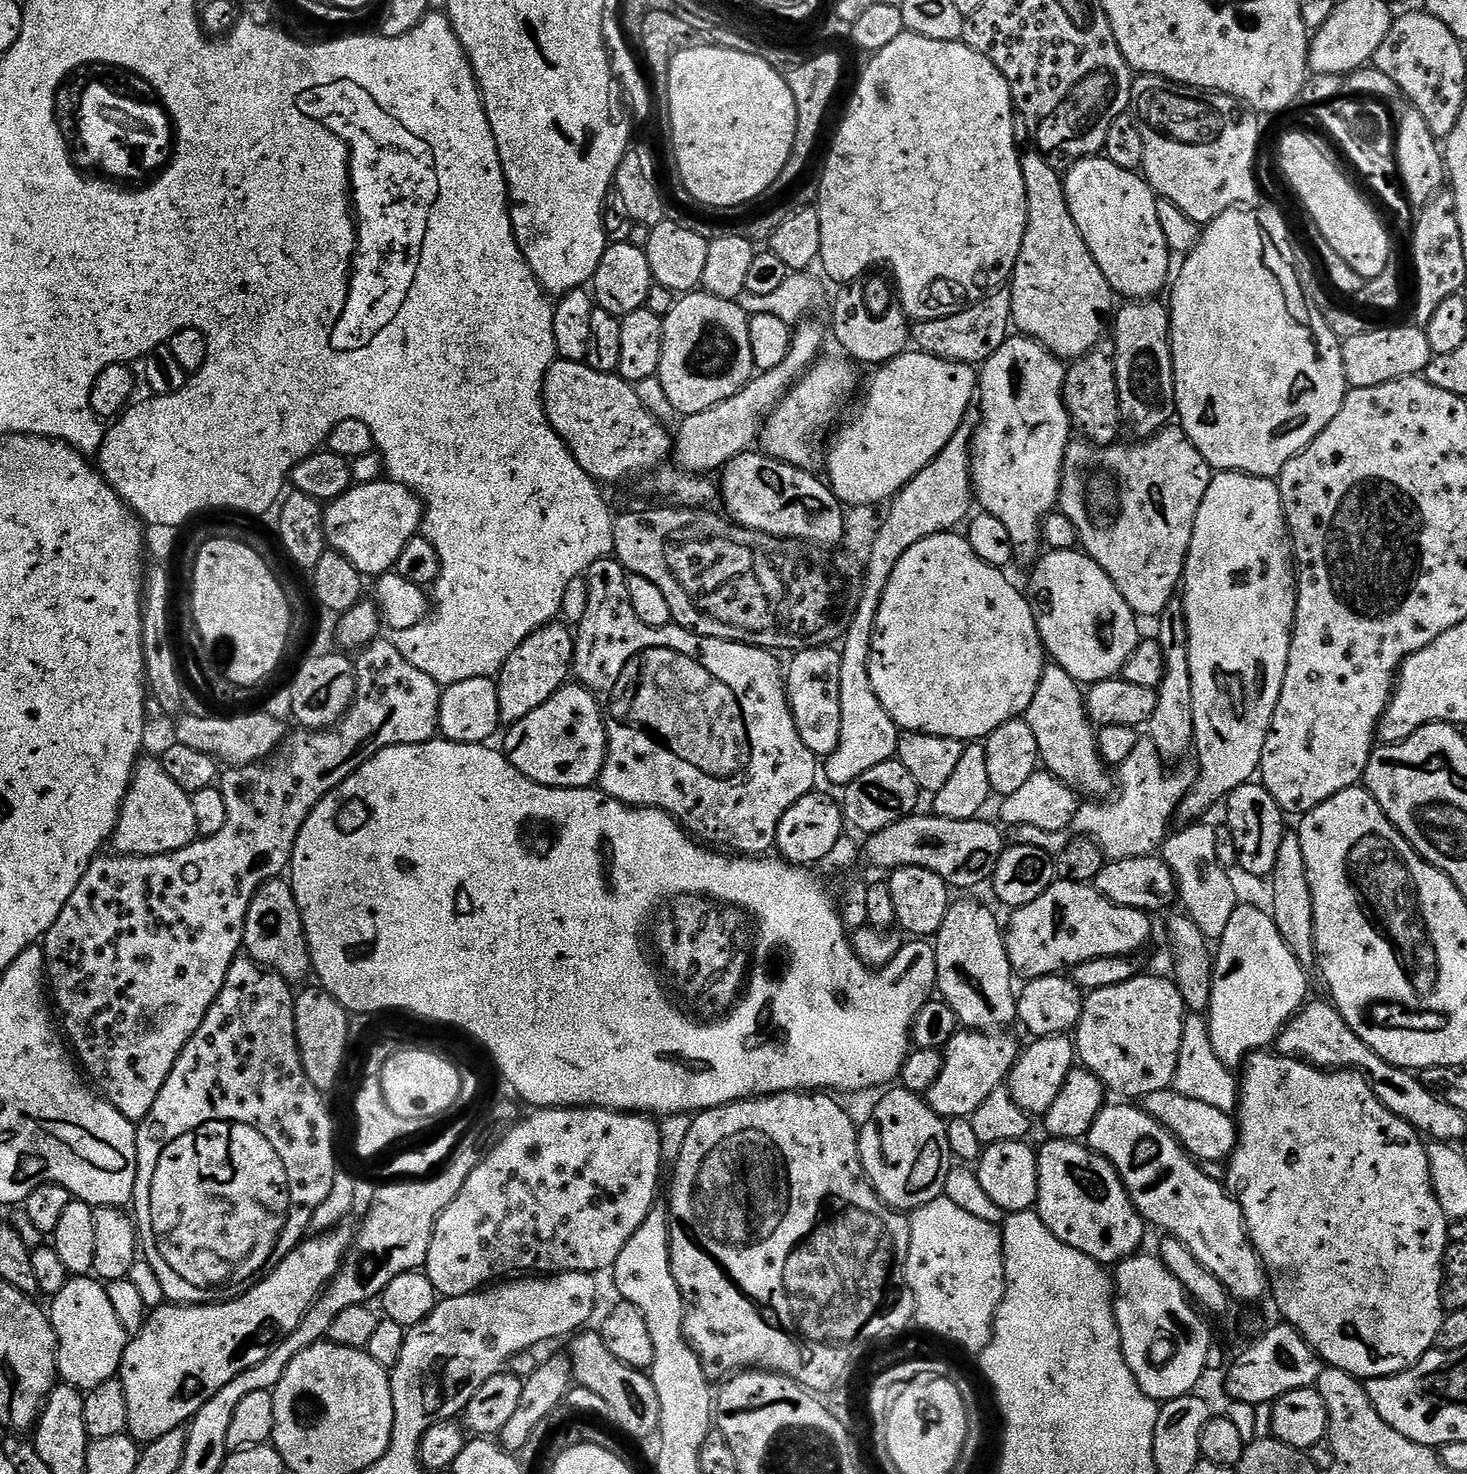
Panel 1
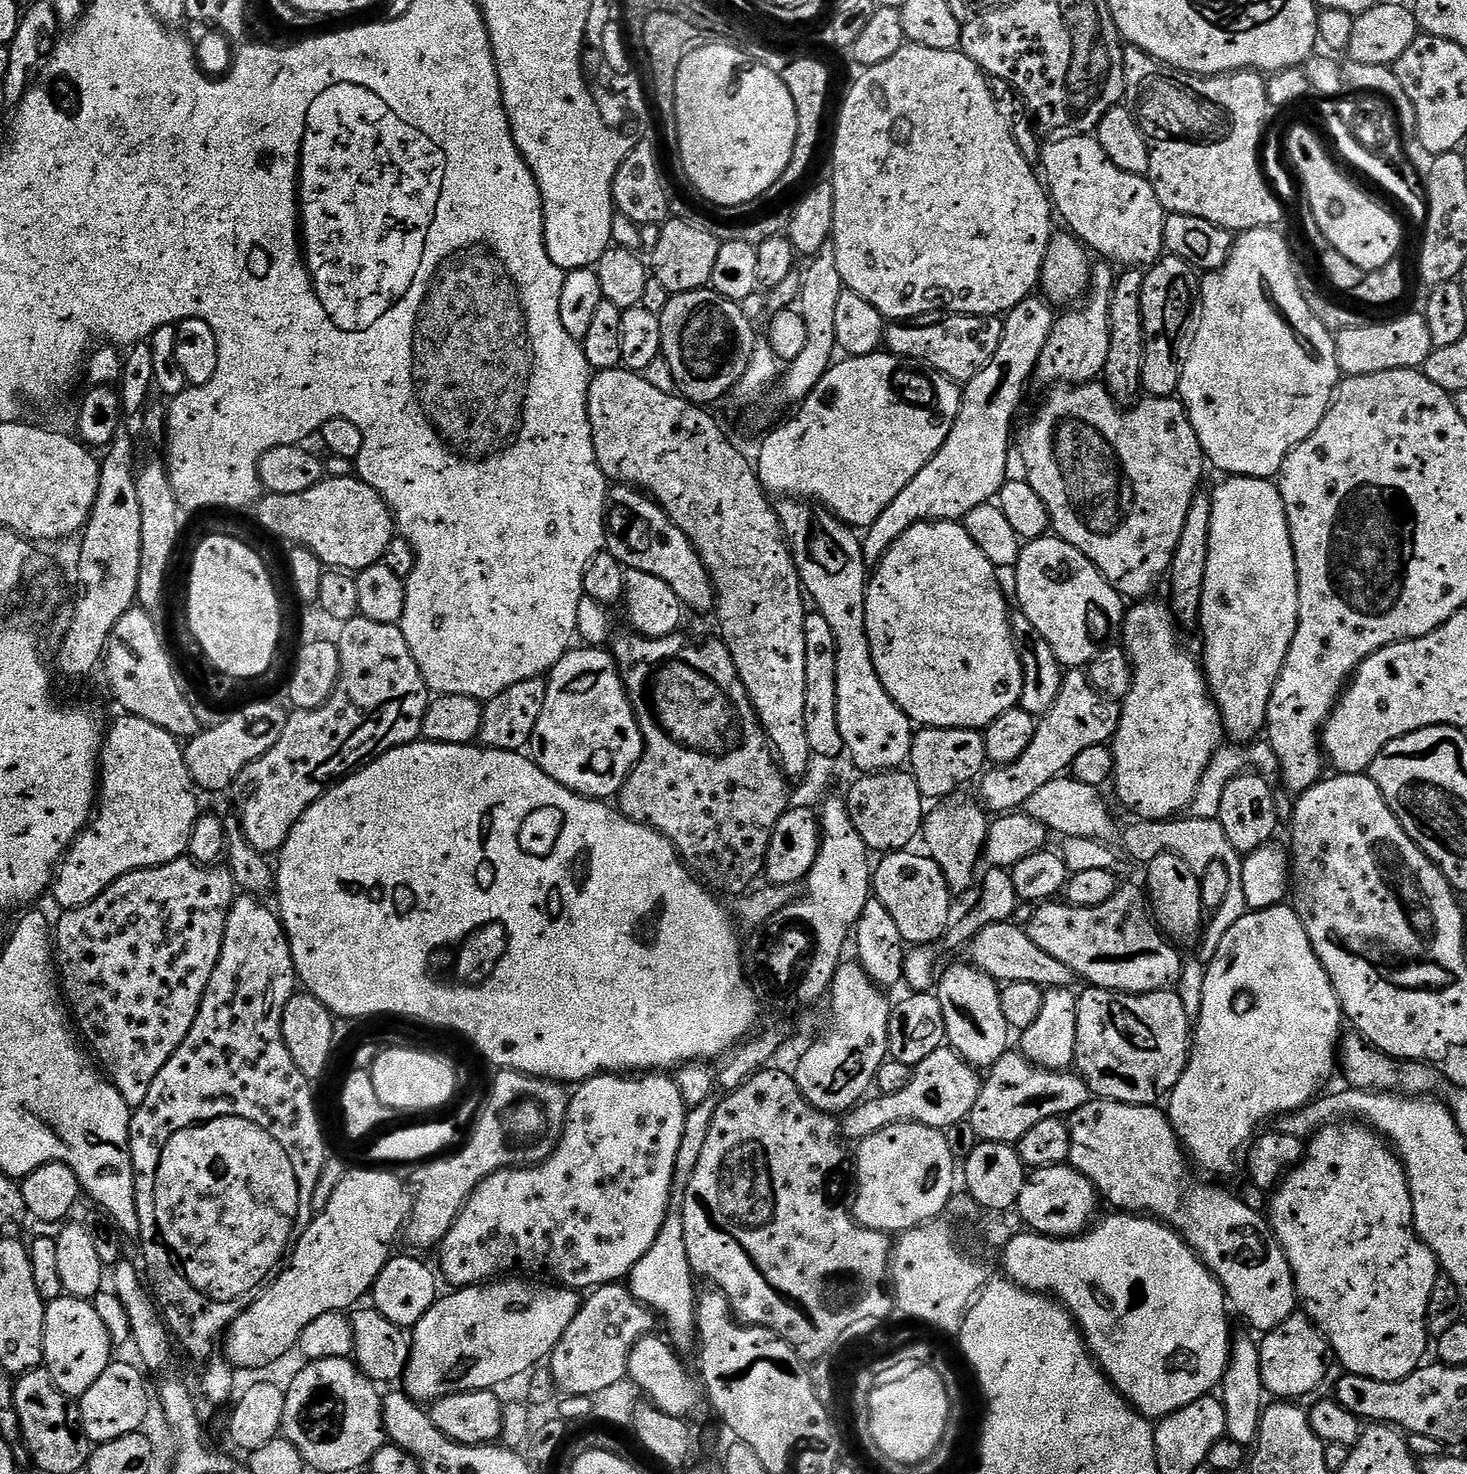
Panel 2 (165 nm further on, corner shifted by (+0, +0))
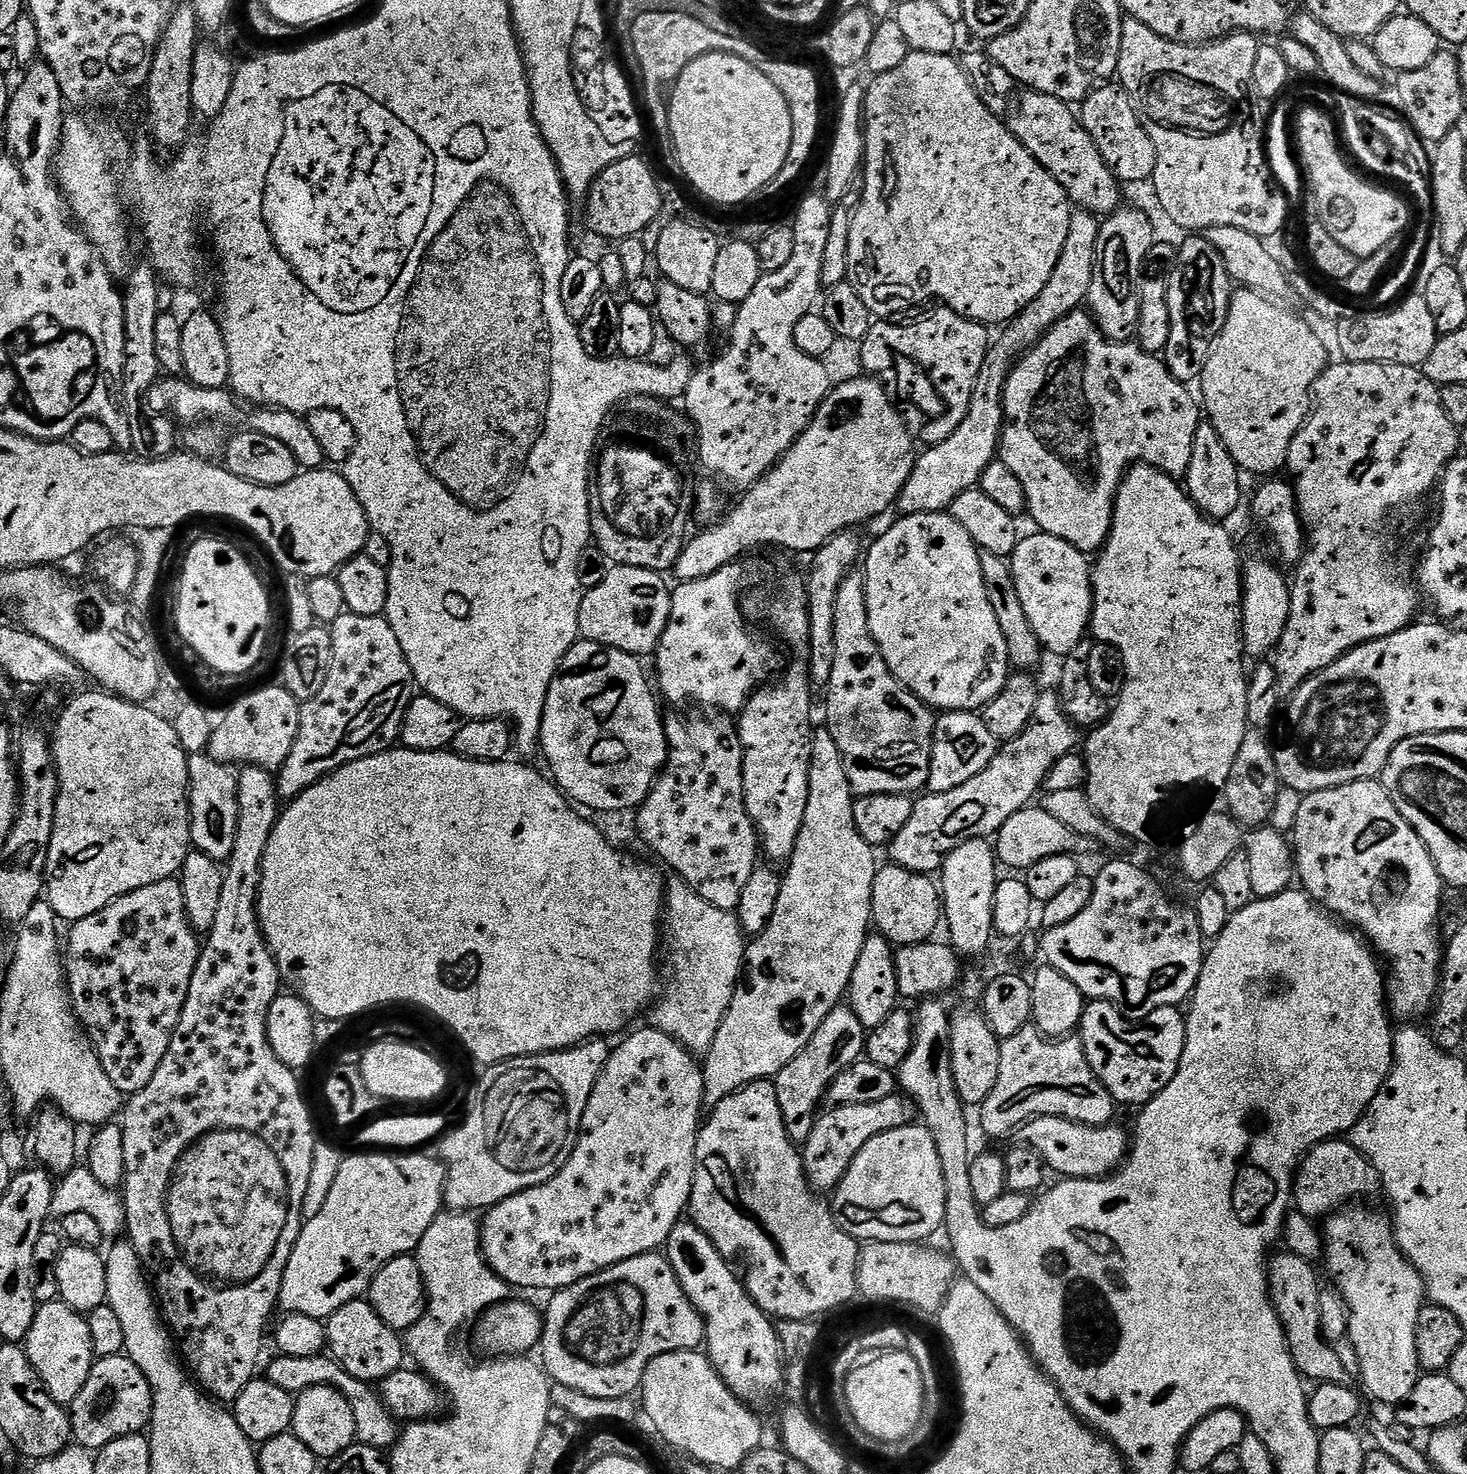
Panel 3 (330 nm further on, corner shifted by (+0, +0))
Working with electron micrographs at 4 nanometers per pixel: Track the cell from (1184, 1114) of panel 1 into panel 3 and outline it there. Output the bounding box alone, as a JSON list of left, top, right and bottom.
[1294,1138,1382,1218]

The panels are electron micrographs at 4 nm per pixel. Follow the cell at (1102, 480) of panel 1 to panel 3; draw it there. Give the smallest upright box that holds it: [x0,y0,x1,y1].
[998,310,1202,554]

